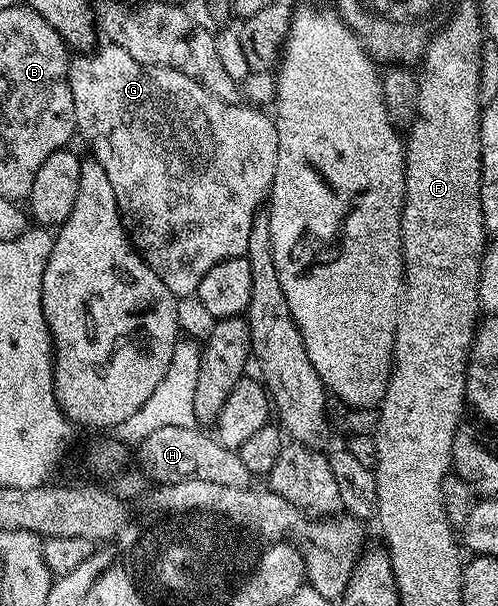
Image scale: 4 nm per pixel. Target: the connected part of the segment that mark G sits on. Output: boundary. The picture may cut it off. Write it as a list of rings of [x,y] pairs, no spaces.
[[[107,42],[105,46],[102,48],[99,46],[89,53],[75,54],[71,58],[70,88],[74,102],[74,122],[77,130],[81,134],[83,131],[90,138],[90,143],[94,146],[93,158],[98,159],[100,165],[104,165],[104,173],[108,173],[108,181],[112,181],[112,193],[116,193],[116,205],[118,212],[122,214],[122,225],[126,228],[126,234],[130,236],[135,251],[152,268],[156,277],[160,277],[160,281],[168,285],[168,289],[175,297],[193,296],[198,290],[200,281],[204,281],[204,273],[208,273],[212,265],[220,265],[220,261],[241,259],[245,256],[248,237],[252,237],[254,218],[263,210],[270,186],[274,183],[278,156],[278,131],[274,128],[274,119],[266,116],[267,112],[257,106],[242,107],[241,102],[225,103],[212,97],[212,93],[208,93],[194,79],[189,79],[184,73],[174,71],[171,67],[144,65],[128,57],[128,53],[124,53],[124,49],[120,49],[115,43]]]

